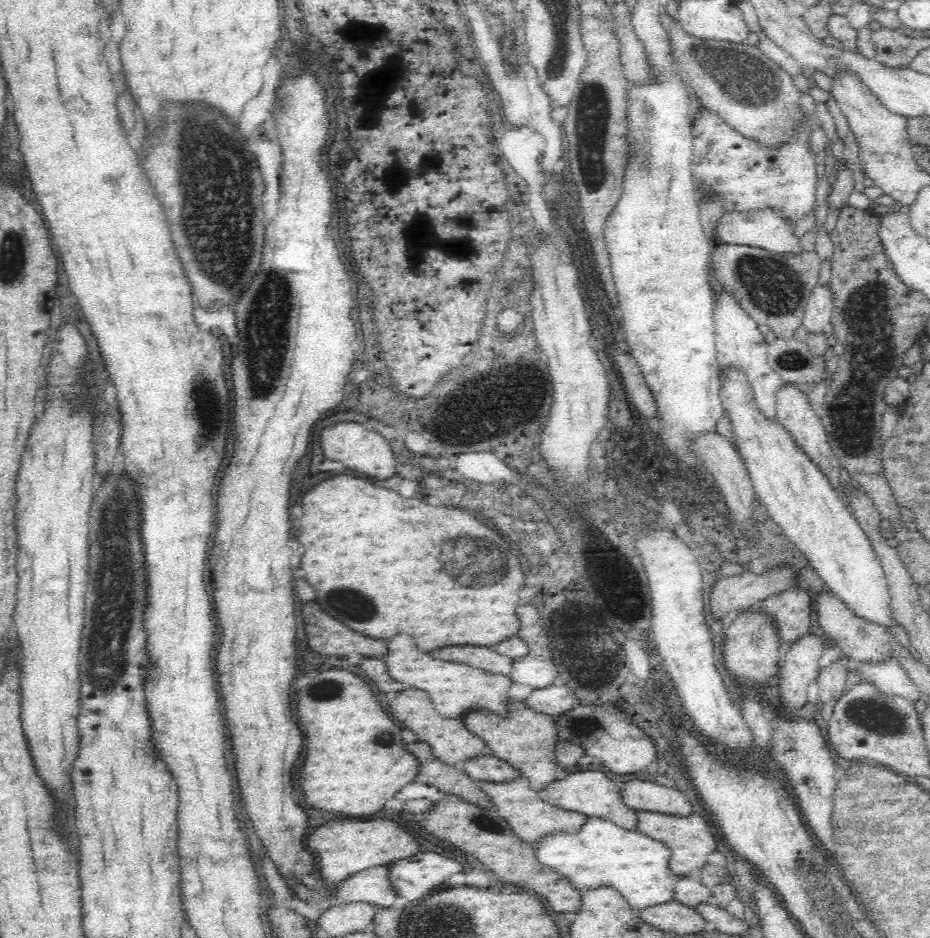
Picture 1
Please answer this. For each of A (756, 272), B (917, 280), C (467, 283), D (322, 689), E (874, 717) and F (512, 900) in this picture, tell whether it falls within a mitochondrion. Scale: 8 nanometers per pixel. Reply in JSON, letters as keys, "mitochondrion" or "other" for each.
{"A":"mitochondrion","B":"other","C":"other","D":"mitochondrion","E":"mitochondrion","F":"other"}

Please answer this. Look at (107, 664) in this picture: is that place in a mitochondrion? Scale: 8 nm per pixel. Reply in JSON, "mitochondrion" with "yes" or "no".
{"mitochondrion":"yes"}

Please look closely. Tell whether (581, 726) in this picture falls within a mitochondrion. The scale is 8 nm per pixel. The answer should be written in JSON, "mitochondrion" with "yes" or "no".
{"mitochondrion":"yes"}

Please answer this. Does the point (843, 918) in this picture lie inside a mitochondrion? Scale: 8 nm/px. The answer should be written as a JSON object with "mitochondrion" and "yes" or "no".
{"mitochondrion":"yes"}

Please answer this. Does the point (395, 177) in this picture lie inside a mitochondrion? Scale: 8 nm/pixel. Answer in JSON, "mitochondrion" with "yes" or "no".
{"mitochondrion":"no"}

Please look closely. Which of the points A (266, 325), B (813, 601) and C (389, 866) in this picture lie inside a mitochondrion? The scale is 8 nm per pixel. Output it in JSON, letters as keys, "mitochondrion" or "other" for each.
{"A":"mitochondrion","B":"other","C":"other"}

